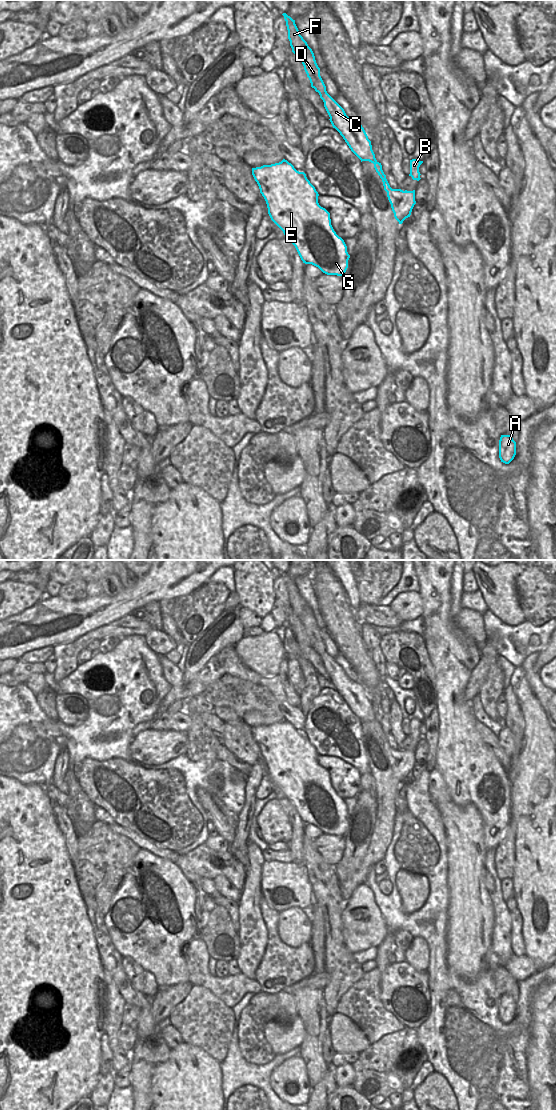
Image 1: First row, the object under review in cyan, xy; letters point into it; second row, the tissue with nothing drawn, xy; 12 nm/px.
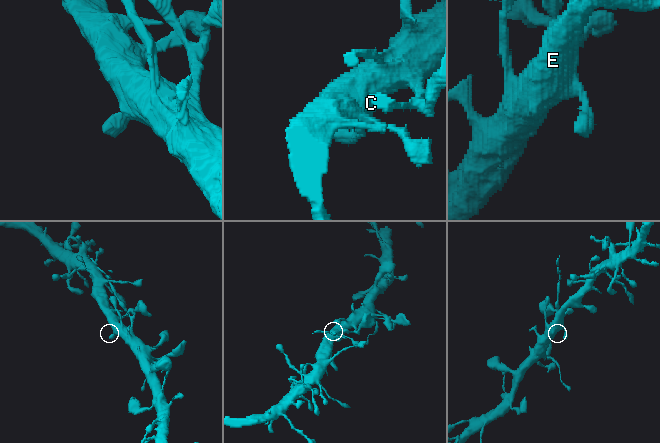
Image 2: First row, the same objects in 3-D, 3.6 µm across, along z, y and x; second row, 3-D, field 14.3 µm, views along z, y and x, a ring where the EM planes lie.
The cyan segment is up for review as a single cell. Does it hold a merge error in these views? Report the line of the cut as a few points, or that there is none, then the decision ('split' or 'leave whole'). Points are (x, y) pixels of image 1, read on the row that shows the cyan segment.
cut in xy along (383, 173), (382, 179); split

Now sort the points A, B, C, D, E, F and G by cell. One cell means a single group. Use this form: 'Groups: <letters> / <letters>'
Groups: A B E G / C D F.

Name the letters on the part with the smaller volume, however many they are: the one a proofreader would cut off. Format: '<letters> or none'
C, D, F

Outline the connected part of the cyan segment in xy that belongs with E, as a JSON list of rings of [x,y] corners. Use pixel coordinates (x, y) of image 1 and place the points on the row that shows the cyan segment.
[[[287,160],[279,163],[252,168],[252,175],[264,197],[271,220],[283,231],[288,240],[295,246],[305,264],[318,267],[327,275],[344,276],[348,268],[350,255],[344,240],[339,237],[331,225],[330,213],[318,203],[318,192],[307,179],[304,172],[297,171]]]

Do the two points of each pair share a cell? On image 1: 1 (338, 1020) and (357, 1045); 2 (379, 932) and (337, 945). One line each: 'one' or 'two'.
1: one
2: two

